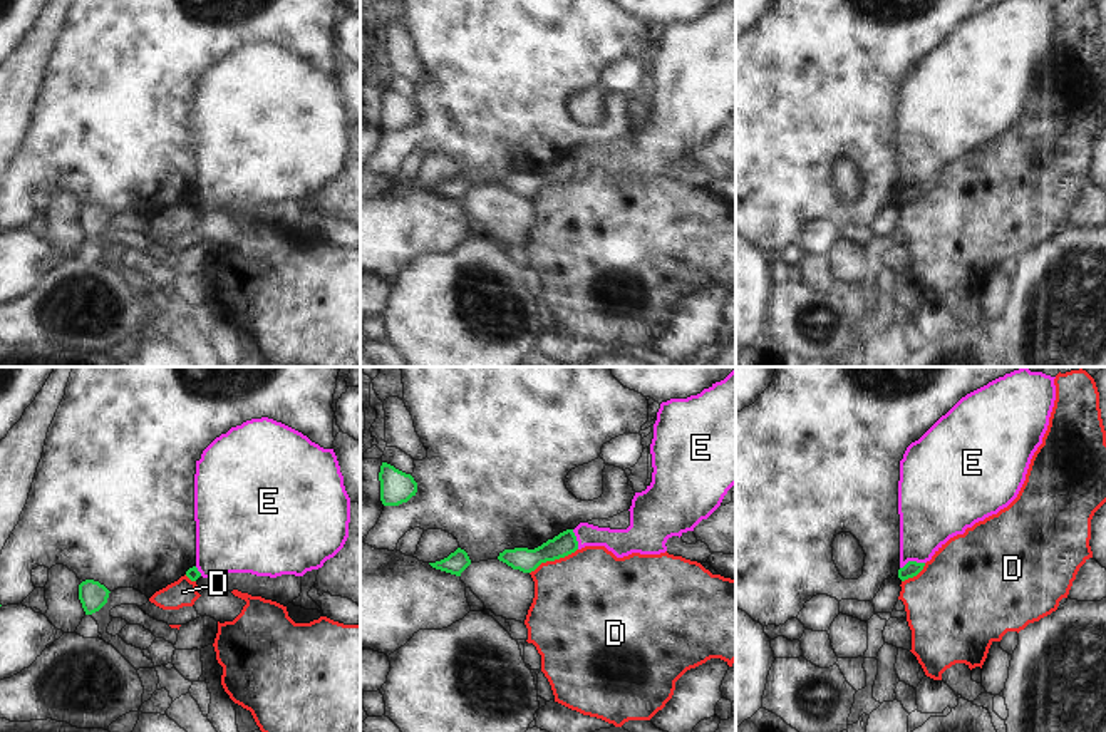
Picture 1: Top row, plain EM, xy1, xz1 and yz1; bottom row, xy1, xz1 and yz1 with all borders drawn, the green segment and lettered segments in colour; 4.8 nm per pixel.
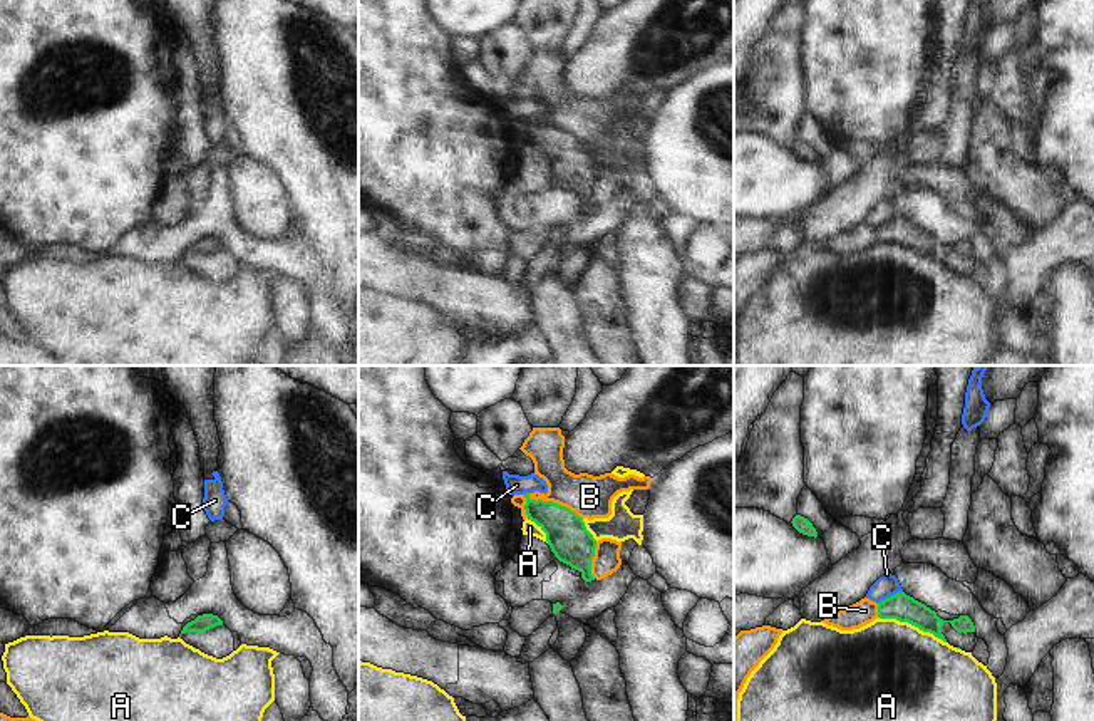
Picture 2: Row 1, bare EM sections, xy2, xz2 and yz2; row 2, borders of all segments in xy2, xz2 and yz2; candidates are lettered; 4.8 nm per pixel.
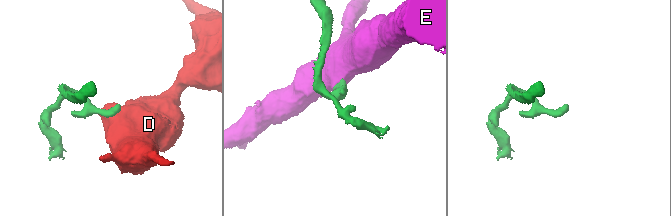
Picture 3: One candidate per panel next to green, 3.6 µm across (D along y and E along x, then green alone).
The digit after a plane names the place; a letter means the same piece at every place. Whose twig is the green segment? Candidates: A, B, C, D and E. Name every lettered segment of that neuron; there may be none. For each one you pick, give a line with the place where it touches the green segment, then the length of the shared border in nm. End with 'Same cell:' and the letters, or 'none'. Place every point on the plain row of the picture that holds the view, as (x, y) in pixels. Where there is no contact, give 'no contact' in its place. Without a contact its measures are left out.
Same cell: none

